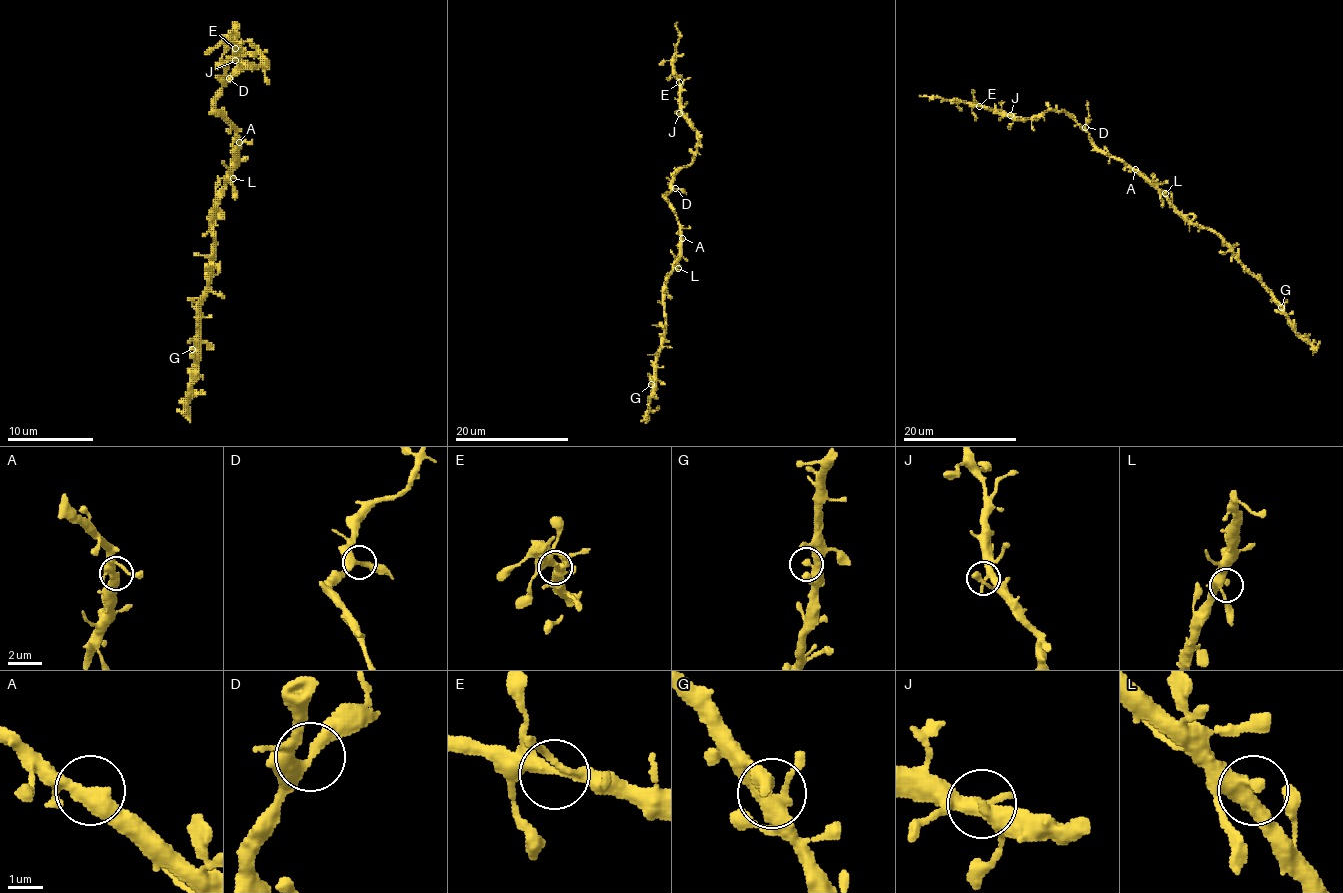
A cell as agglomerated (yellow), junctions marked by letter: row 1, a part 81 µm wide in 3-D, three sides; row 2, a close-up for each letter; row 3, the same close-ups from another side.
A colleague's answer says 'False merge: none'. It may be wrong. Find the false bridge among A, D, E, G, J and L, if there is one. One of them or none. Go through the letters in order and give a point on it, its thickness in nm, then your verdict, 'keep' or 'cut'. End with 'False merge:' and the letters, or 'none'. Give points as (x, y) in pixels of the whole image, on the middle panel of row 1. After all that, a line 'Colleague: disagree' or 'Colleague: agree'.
A: at (682, 238); 440 nm thick; keep
D: at (675, 188); 320 nm thick; cut
E: at (679, 82); 260 nm thick; keep
G: at (651, 384); 320 nm thick; keep
J: at (679, 113); 360 nm thick; keep
L: at (678, 268); 280 nm thick; keep
False merge: D
Colleague: disagree

